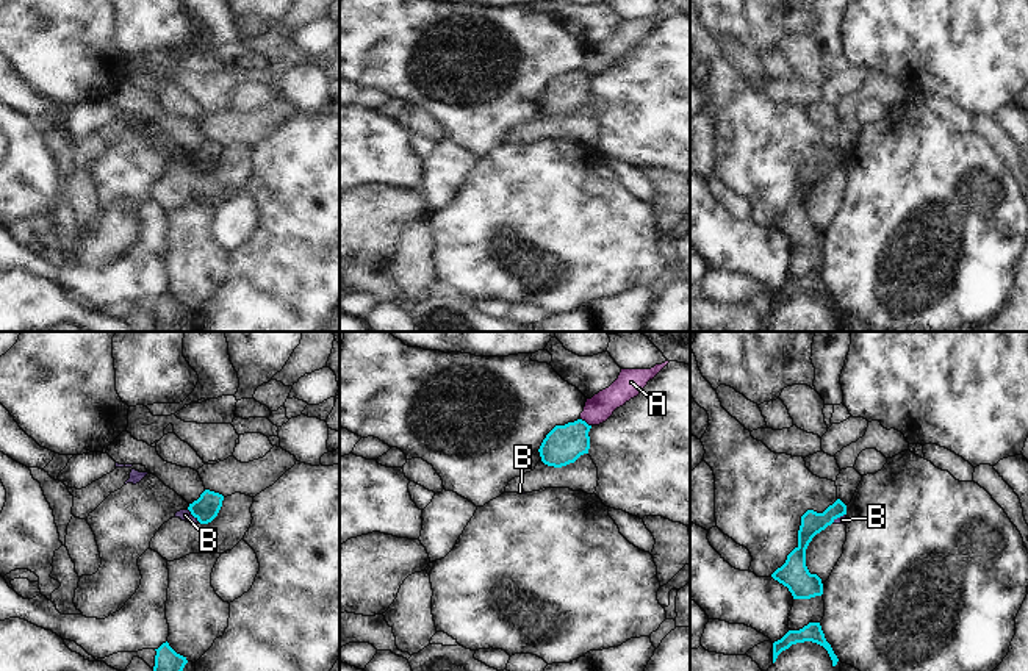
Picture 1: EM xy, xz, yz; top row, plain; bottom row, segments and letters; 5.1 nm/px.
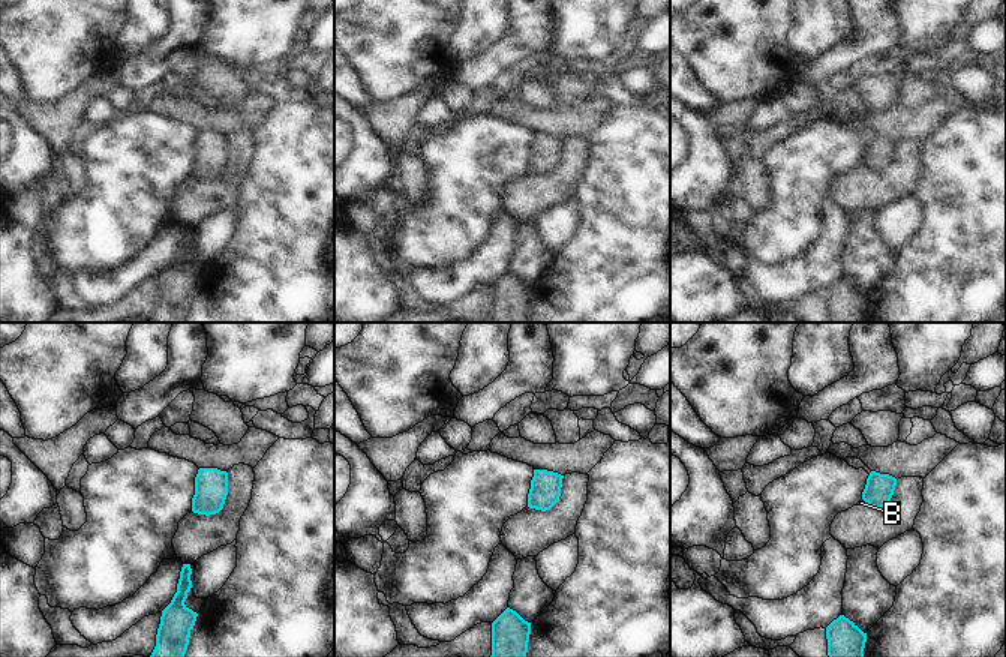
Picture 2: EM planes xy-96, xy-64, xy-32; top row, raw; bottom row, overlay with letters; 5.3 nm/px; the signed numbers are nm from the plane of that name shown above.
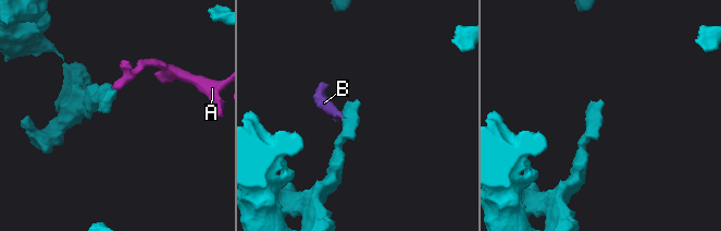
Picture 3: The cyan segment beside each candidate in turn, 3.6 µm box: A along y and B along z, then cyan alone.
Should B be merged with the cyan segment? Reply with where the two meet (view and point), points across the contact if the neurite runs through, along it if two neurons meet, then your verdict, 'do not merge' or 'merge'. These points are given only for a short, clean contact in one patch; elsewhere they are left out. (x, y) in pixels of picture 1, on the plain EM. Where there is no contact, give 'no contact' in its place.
contact xy (194, 166); border xy (188, 158), (201, 172); do not merge

